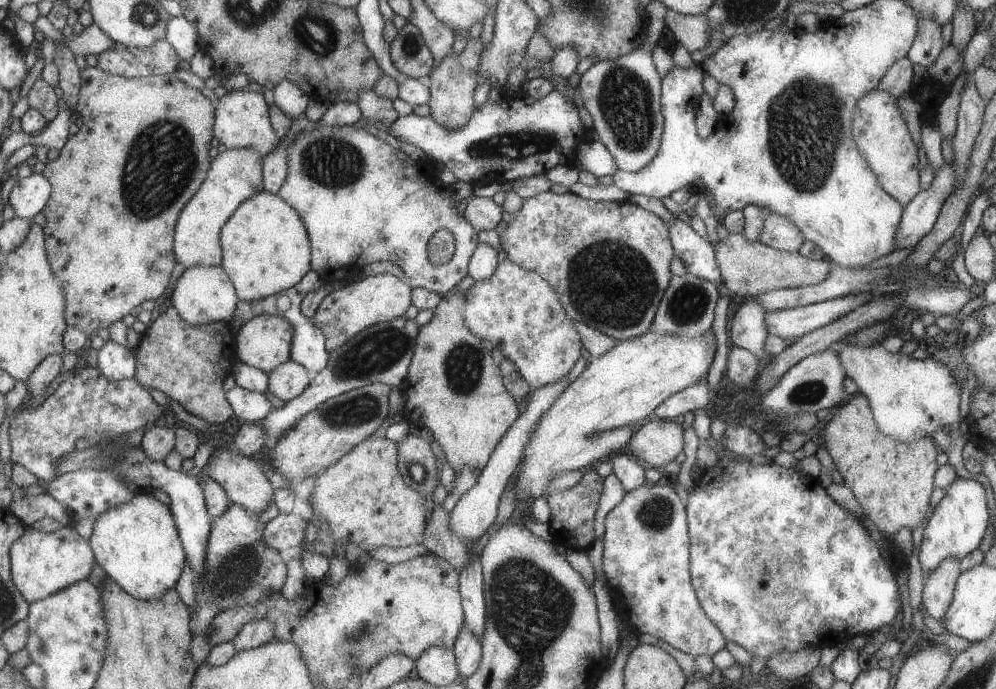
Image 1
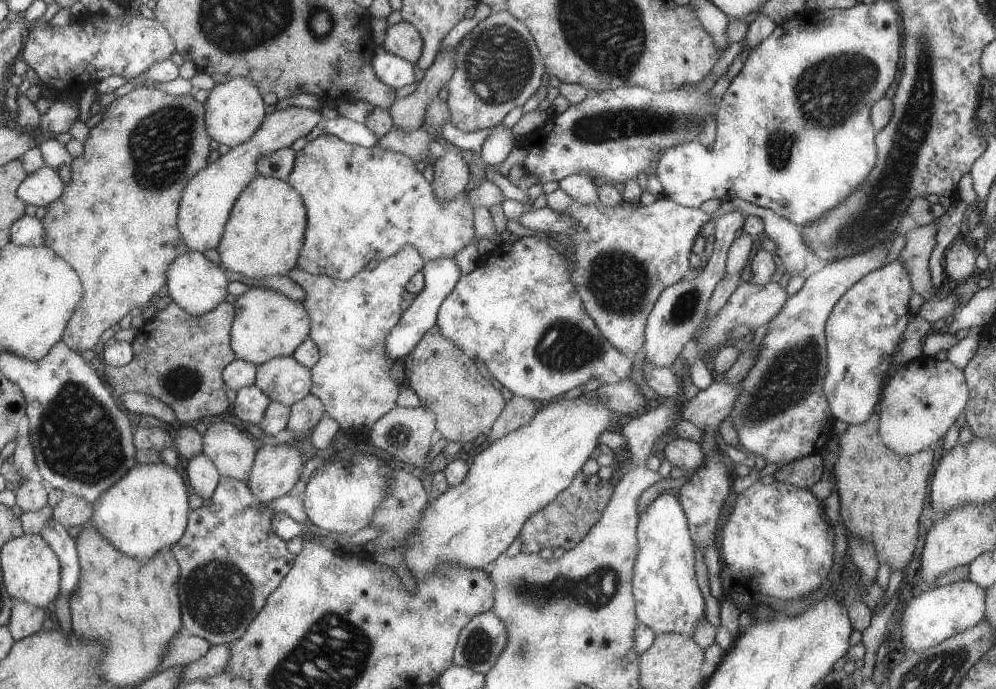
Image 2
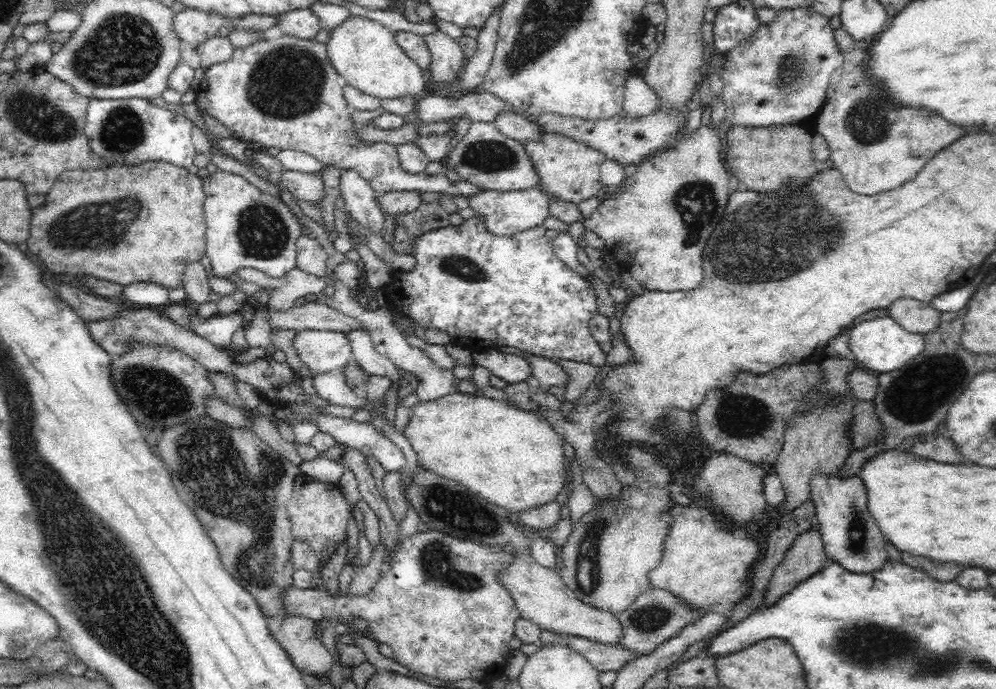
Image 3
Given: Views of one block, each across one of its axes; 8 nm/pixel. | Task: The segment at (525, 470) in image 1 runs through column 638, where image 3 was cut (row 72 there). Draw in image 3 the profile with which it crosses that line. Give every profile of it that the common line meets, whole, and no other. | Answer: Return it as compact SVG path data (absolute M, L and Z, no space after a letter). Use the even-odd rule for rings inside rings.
M350 15L336 28L329 30L329 40L326 42L328 60L332 63L334 71L344 78L346 85L356 88L384 101L386 98L399 98L402 96L420 96L425 88L422 78L423 70L429 68L430 51L423 37L411 31L390 32L381 23L360 15Z

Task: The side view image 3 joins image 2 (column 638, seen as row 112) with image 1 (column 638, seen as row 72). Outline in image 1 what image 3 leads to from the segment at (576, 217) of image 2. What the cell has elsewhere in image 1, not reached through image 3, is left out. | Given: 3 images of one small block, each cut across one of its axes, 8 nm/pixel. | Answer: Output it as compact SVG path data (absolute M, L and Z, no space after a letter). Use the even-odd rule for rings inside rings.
M549 191L525 199L524 206L513 216L514 219L507 223L507 227L499 237L500 245L502 245L504 252L507 254L506 259L519 265L520 268L537 272L543 277L551 288L555 290L560 304L564 308L564 312L571 321L575 322L575 324L585 324L587 327L593 328L596 332L605 334L617 342L642 336L645 332L649 331L655 320L660 301L664 297L665 288L668 288L668 284L672 279L671 272L669 272L670 260L673 255L671 237L668 234L668 225L660 217L627 200L619 202L593 202L580 198L570 192L555 195Z

